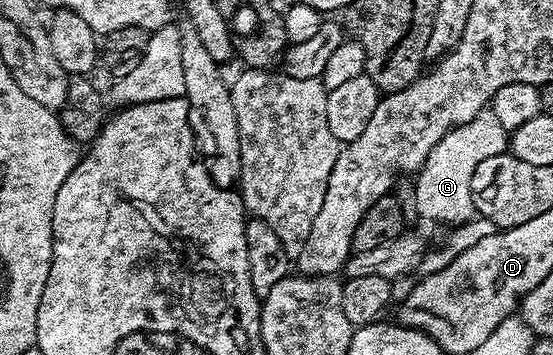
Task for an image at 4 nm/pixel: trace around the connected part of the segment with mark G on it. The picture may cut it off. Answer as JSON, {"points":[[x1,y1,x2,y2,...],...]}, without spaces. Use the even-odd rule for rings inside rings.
{"points":[[485,109,457,127,451,127,434,145,430,157,426,157,422,170,415,176,414,194,416,214,420,219,438,219,449,225,469,223,476,215,476,206,472,200,472,178,474,169,486,161,486,157,505,154,510,143,509,132,498,125,498,117]]}

